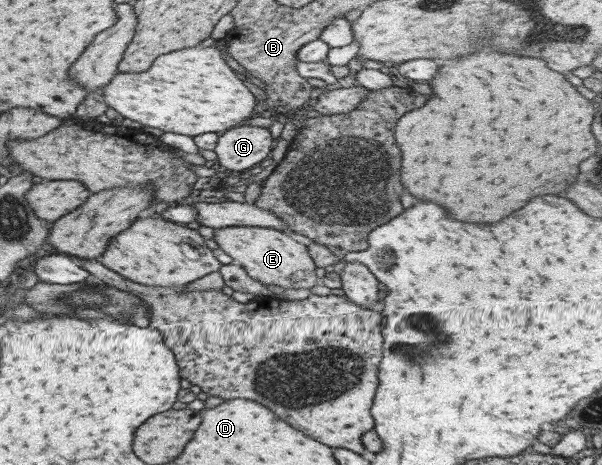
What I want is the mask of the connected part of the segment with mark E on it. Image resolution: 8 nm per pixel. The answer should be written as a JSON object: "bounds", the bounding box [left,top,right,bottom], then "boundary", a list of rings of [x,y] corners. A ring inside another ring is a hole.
{"bounds":[212,227,318,290],"boundary":[[[224,227],[214,230],[212,239],[218,245],[220,250],[233,259],[233,263],[237,263],[244,268],[248,277],[264,284],[264,285],[278,285],[284,290],[286,289],[310,289],[318,284],[314,269],[316,264],[308,255],[307,246],[298,242],[289,234],[275,231],[274,229],[262,227]]]}

